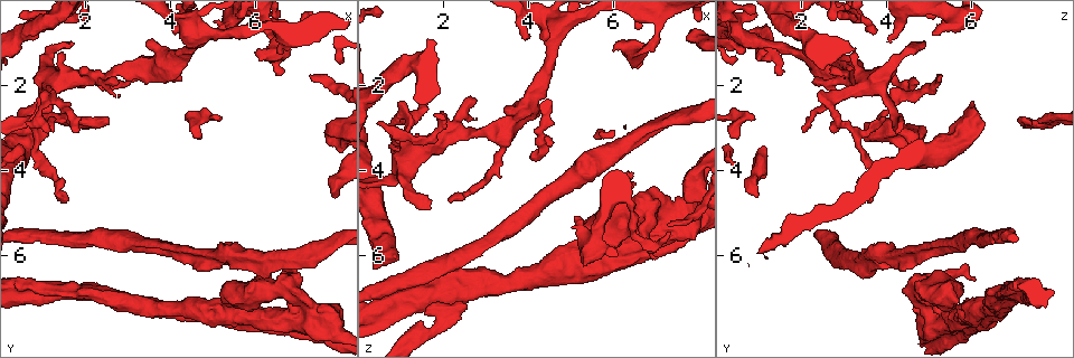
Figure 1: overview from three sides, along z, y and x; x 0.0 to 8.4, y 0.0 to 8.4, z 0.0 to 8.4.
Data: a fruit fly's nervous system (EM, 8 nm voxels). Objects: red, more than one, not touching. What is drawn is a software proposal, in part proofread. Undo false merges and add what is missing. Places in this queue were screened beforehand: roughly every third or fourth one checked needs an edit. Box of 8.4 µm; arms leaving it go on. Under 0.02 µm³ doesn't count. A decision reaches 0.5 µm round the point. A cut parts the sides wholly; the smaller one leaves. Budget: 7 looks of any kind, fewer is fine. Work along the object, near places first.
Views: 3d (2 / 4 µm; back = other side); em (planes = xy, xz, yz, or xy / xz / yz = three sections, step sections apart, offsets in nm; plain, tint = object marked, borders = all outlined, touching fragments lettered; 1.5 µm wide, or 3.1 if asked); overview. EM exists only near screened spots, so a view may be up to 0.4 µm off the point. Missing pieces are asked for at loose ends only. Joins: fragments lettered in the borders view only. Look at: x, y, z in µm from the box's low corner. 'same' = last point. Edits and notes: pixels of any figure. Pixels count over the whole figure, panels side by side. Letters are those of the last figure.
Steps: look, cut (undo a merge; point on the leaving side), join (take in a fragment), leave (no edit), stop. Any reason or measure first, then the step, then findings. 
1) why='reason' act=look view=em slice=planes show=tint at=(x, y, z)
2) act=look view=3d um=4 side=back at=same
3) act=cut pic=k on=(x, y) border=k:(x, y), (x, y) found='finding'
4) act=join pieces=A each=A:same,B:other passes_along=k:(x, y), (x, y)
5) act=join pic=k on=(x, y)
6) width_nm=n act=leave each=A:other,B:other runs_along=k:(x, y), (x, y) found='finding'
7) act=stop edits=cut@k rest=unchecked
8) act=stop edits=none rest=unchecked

why='branch stops here' act=look view=em slice=yz step=8 show=tint at=(0.85, 2.40, 6.00)

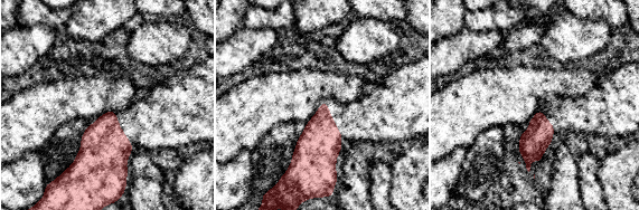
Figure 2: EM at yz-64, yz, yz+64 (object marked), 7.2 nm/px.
act=look view=em slice=planes show=borders at=same

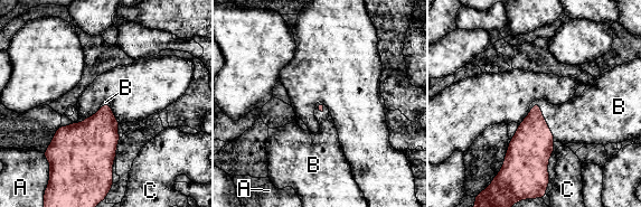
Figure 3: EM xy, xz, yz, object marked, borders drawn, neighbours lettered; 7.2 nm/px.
act=join pieces=B each=A:other,B:same,C:other found='it goes on there'

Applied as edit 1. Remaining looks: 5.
why='redraw' act=look view=overview

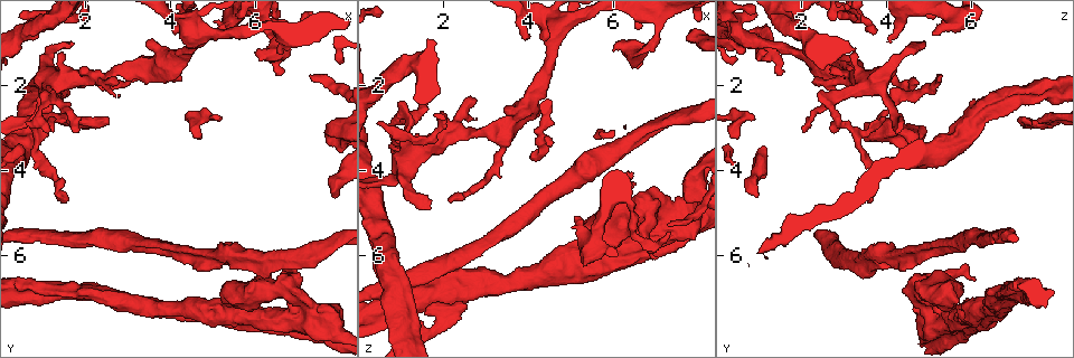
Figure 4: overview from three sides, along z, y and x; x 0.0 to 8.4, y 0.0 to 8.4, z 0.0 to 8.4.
why='abrupt turn' act=look view=em slice=xy step=4 show=plain at=(1.20, 2.40, 2.75)

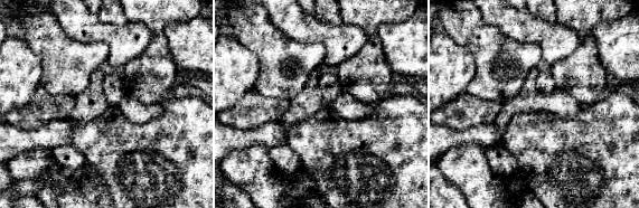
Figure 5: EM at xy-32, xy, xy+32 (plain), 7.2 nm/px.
act=look view=em slice=xy step=4 show=borders at=same

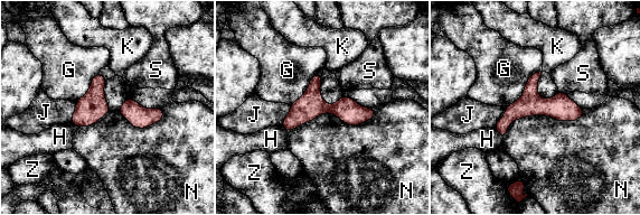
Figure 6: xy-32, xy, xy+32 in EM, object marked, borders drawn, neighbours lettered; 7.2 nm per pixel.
width_nm=170 act=leave each=G:other,H:other,J:other,K:other,N:other,S:other,Z:other runs_along=6:(370, 114), (306, 109), (285, 124) found='all the same neuron'

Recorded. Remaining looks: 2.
why='an open end' act=look view=em slice=planes show=borders at=(1.65, 4.75, 3.60)

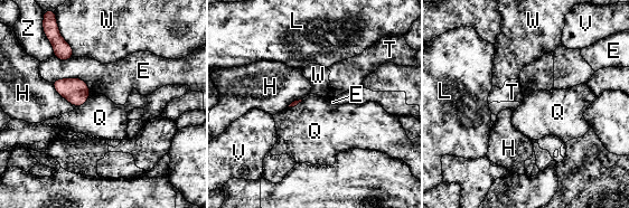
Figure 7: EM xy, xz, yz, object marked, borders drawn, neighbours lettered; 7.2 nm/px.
act=leave each=E:other,H:other,L:other,Q:other,T:other,V:other,W:other,Z:other border=7:(91, 92), (88, 97), (75, 107) found='none of them fits'

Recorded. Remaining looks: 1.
act=stop edits=join@3 rest=unchecked

